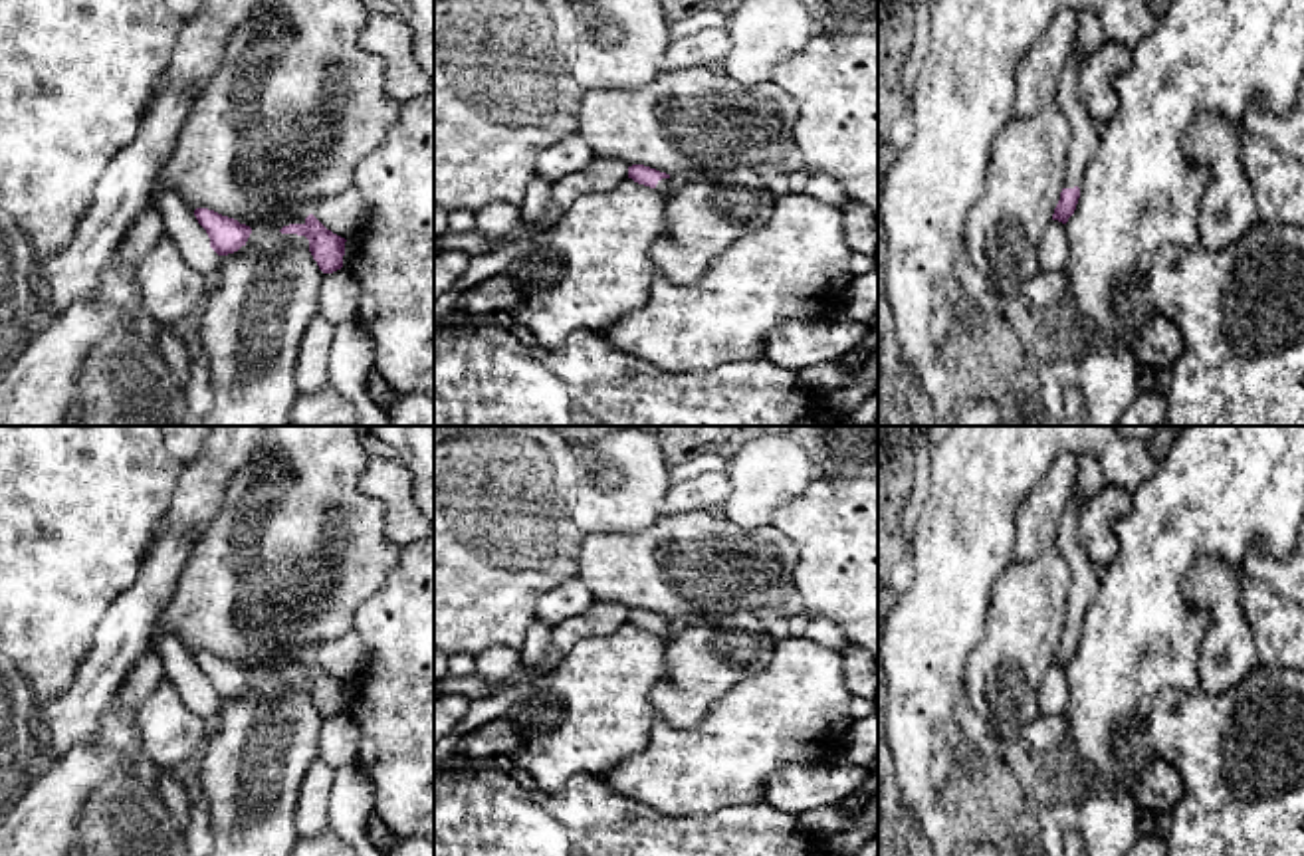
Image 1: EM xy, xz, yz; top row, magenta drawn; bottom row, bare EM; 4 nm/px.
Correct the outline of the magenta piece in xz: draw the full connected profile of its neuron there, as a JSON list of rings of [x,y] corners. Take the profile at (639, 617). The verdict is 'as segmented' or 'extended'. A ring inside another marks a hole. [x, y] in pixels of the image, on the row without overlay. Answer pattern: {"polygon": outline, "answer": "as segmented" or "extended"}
{"polygon": [[[644,608],[628,610],[628,622],[632,622],[638,628],[656,632],[658,636],[666,640],[678,630],[678,624],[674,620]]], "answer": "extended"}

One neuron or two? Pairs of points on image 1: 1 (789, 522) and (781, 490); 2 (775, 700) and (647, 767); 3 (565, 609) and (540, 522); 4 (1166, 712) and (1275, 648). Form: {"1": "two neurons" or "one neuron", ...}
{"1": "two neurons", "2": "one neuron", "3": "two neurons", "4": "two neurons"}

